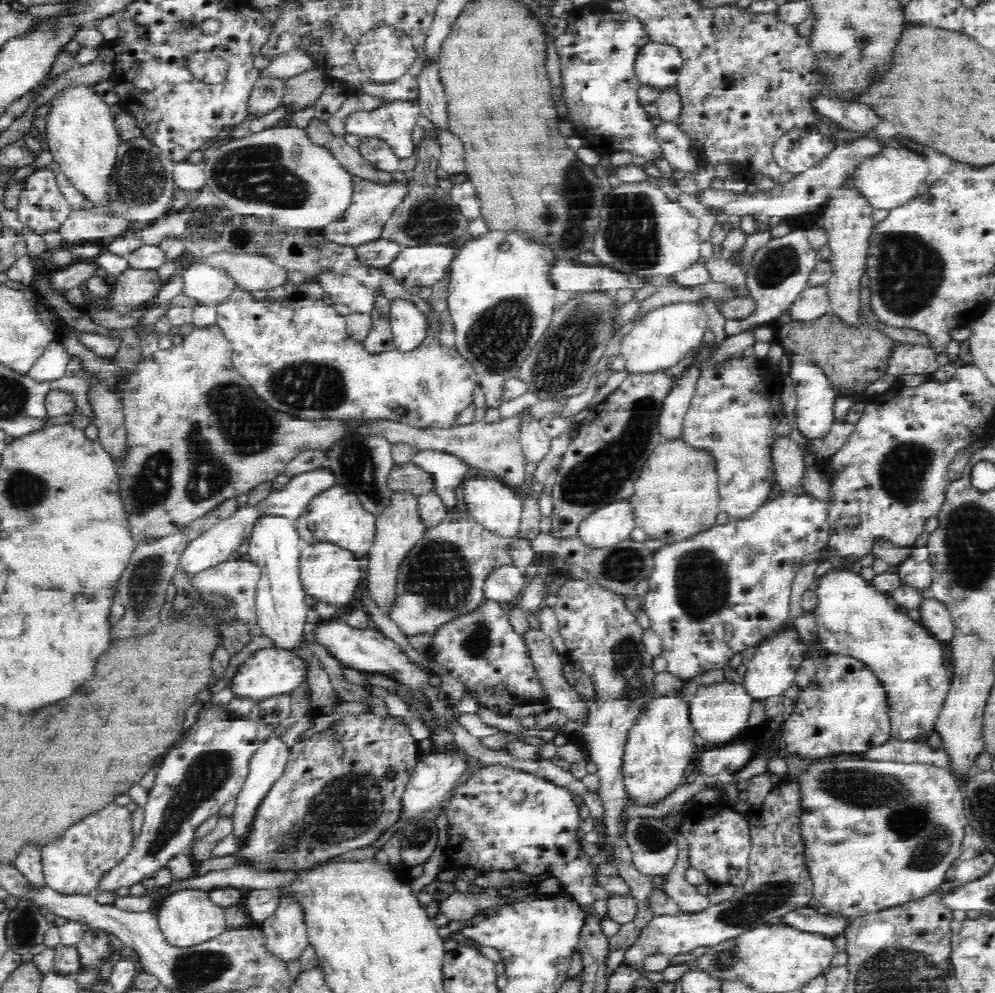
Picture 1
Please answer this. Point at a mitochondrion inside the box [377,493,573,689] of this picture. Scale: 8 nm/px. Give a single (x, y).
(438, 575)

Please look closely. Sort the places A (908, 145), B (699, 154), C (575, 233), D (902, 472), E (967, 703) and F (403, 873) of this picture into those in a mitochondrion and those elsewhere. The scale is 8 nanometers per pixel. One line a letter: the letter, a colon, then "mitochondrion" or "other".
A: other
B: other
C: mitochondrion
D: mitochondrion
E: other
F: other

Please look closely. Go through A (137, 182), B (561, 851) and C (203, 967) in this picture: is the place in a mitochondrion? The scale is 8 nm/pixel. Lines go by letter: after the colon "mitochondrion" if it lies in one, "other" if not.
A: mitochondrion
B: other
C: mitochondrion

